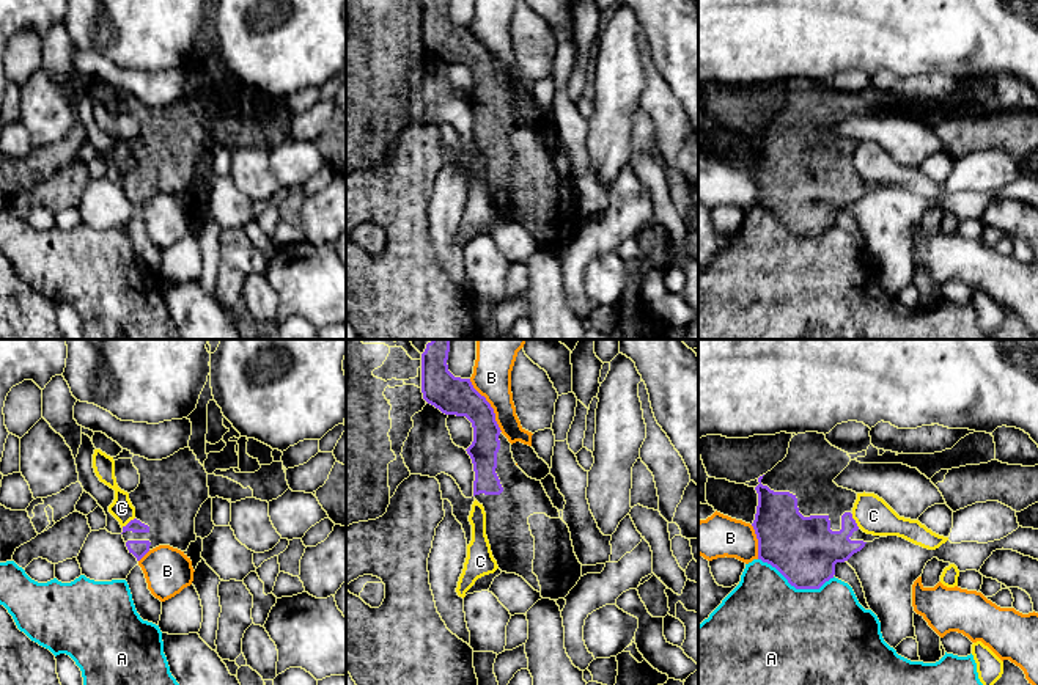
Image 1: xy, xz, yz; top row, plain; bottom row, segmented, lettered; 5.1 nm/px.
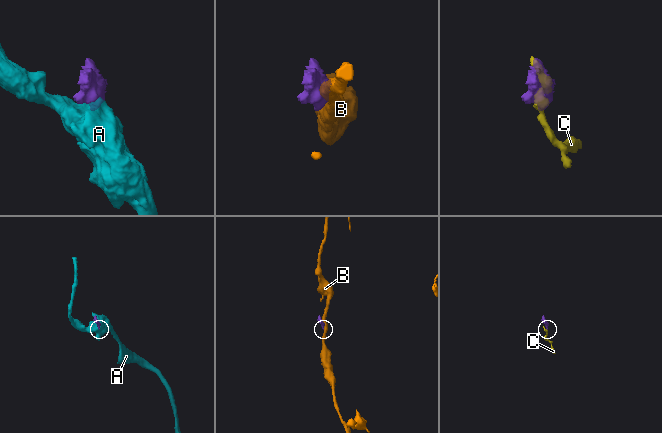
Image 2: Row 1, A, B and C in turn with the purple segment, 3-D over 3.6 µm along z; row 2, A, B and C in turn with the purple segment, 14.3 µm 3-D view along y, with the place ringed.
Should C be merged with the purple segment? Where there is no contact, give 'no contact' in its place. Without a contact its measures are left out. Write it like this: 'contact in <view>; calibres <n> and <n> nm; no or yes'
contact in yz; calibres 260 and 190 nm; no

